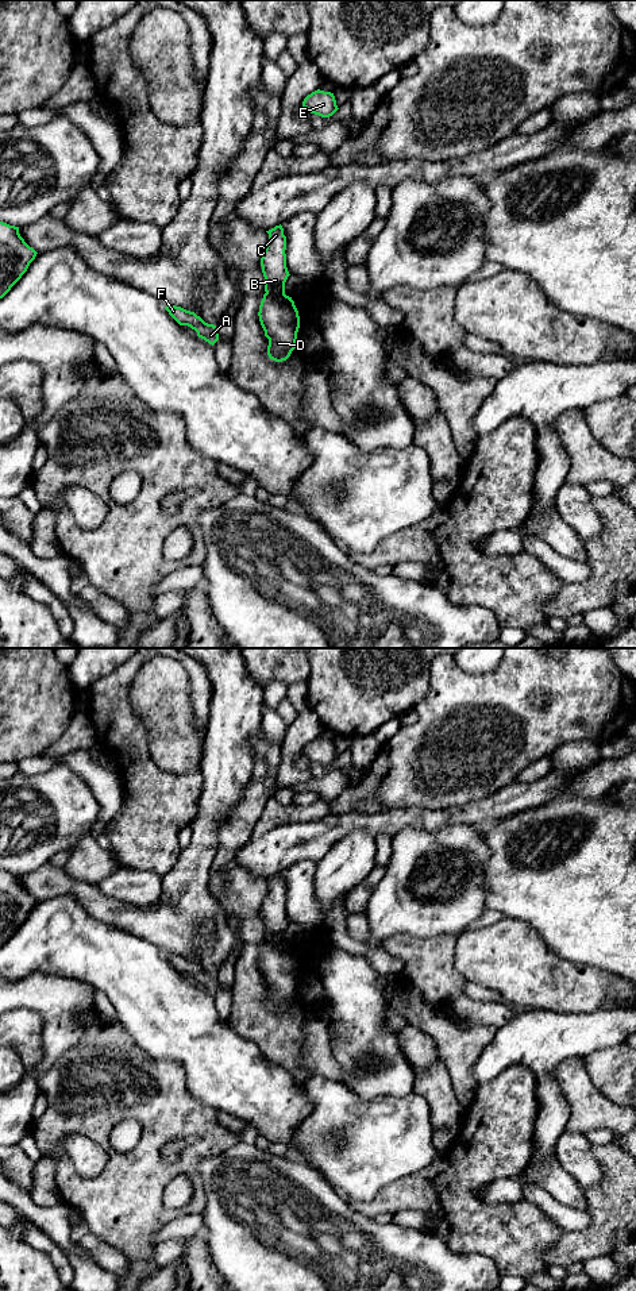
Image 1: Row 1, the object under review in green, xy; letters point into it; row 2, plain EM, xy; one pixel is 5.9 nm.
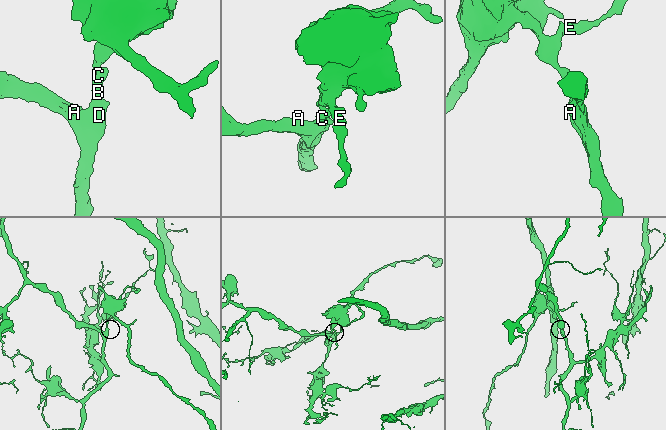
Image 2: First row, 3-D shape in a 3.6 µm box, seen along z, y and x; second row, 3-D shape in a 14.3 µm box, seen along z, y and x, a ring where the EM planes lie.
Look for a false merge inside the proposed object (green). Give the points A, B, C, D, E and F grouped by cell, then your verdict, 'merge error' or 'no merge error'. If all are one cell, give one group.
groups A D F / B C E; merge error

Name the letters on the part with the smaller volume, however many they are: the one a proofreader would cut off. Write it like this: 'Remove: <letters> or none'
Remove: B, C, E

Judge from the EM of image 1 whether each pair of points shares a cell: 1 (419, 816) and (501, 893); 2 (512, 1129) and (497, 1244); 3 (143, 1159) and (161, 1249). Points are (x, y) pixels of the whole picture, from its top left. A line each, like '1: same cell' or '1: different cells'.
1: different cells
2: same cell
3: different cells

